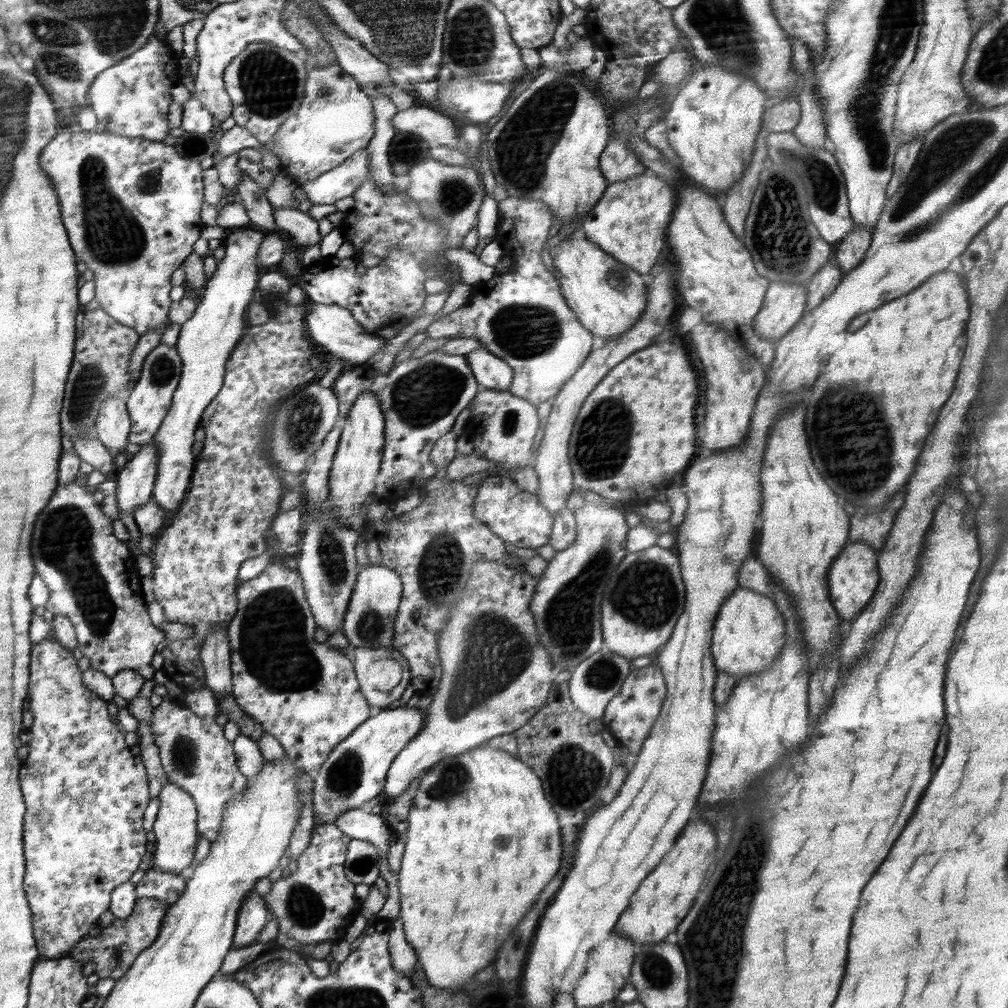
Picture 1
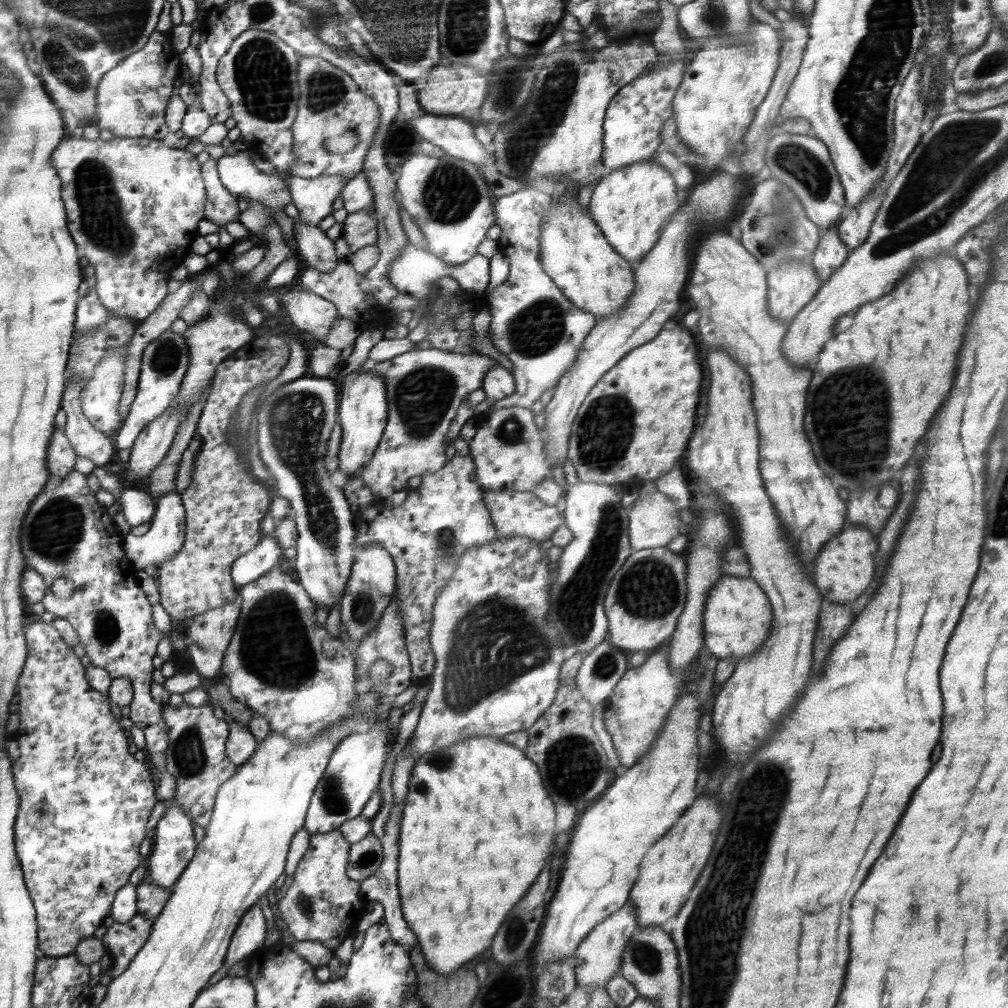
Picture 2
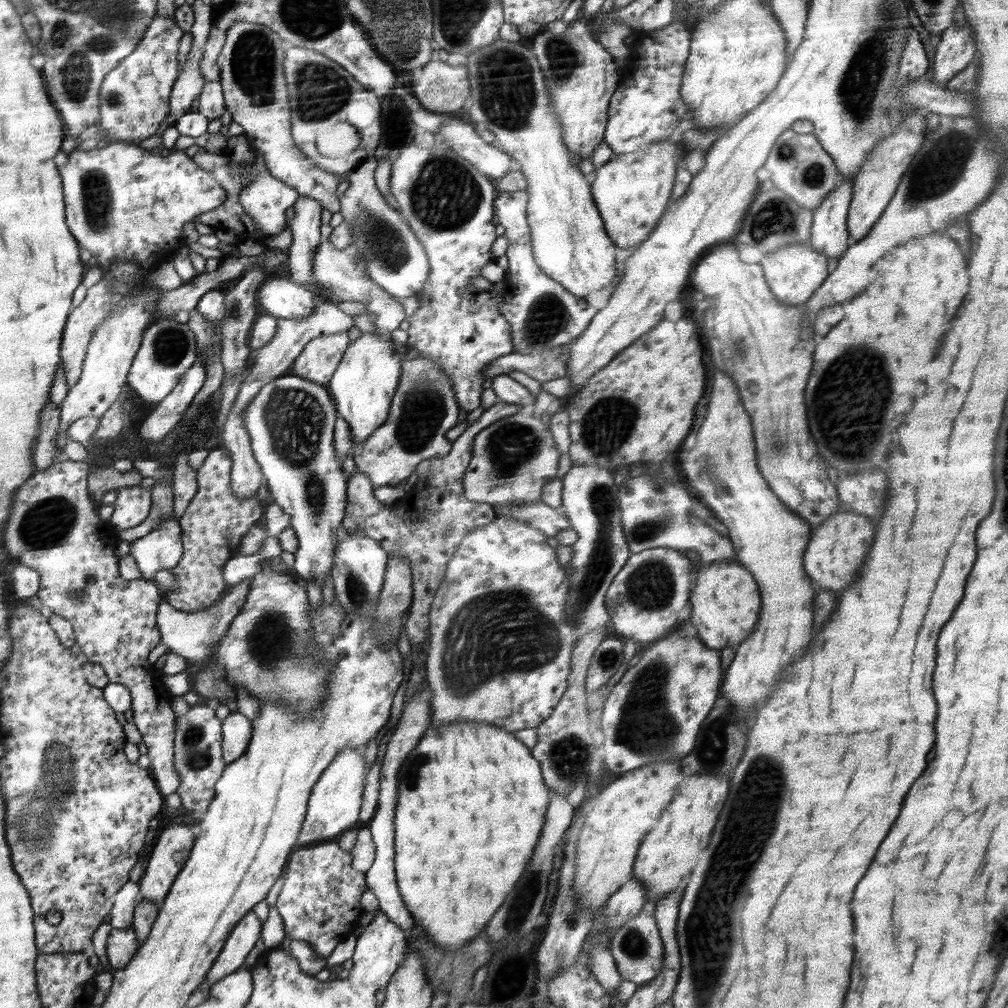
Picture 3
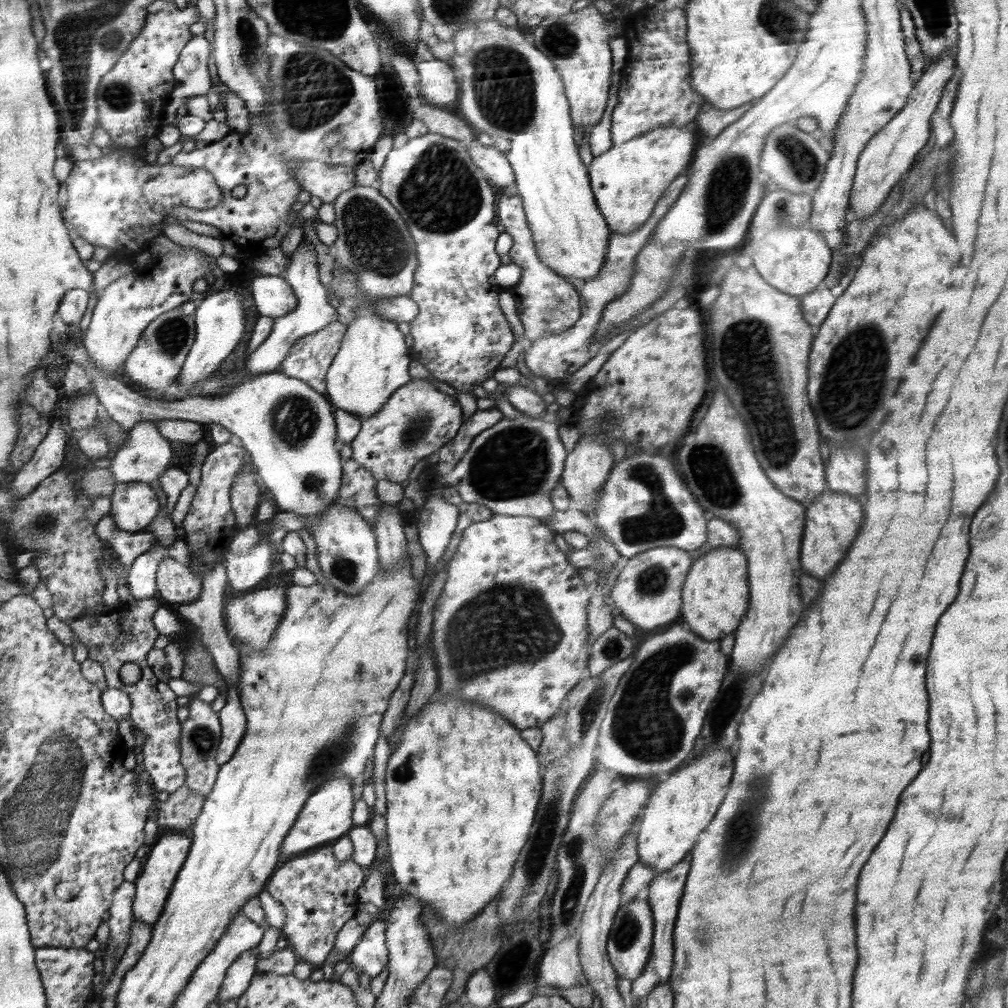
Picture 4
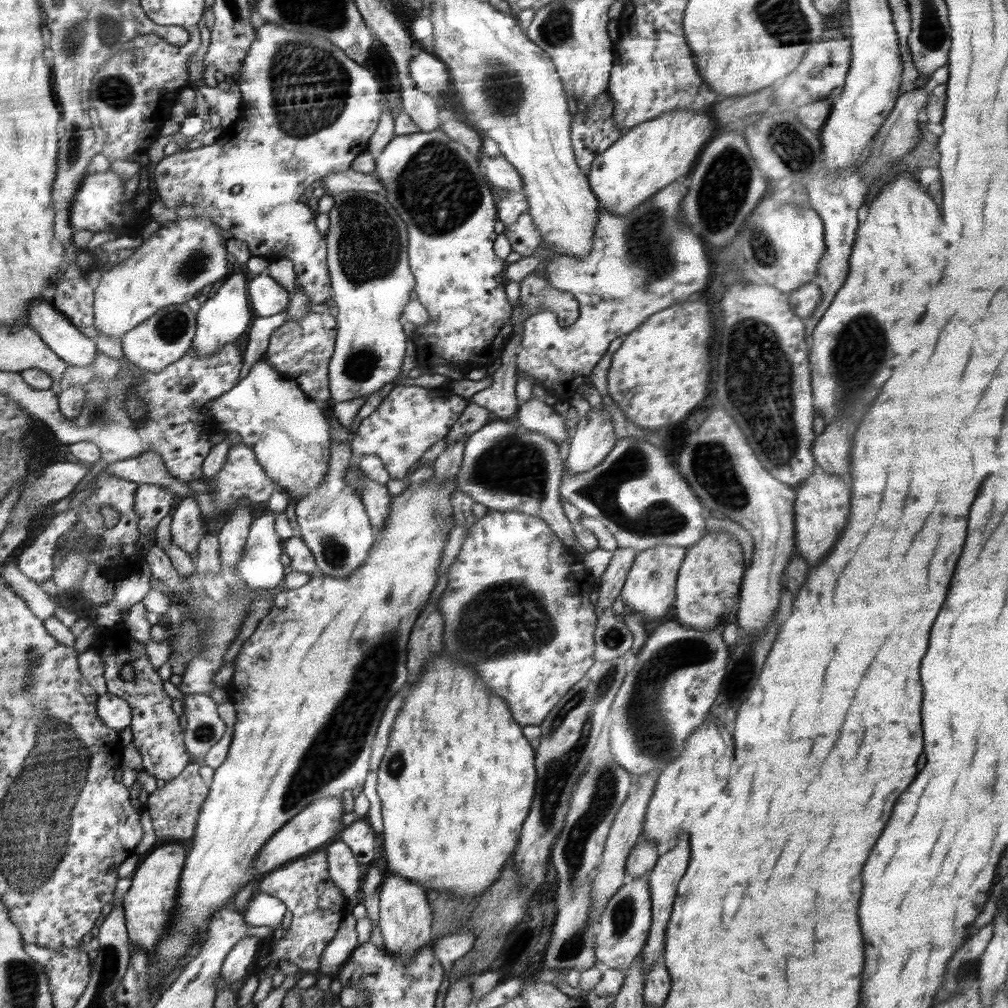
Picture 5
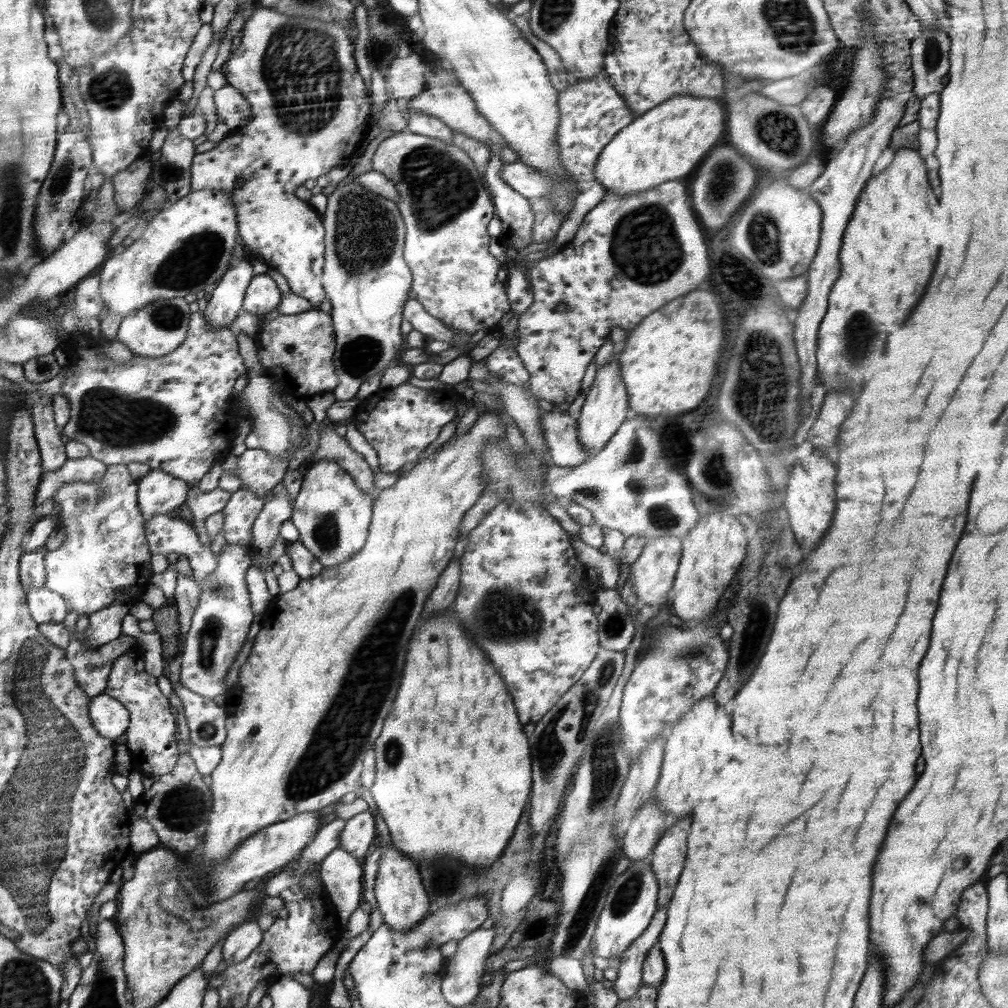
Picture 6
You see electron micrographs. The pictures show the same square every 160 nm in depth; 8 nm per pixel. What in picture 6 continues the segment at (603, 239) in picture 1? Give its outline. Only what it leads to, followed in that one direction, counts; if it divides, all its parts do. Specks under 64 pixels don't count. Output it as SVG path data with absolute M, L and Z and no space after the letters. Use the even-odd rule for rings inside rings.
M677 94L669 100L655 106L648 112L641 113L632 124L626 126L605 146L604 152L596 164L596 180L606 191L614 195L634 195L642 190L649 190L662 185L666 180L680 180L680 176L688 176L688 172L702 160L712 146L719 144L724 132L724 110L716 98L696 98L696 96Z

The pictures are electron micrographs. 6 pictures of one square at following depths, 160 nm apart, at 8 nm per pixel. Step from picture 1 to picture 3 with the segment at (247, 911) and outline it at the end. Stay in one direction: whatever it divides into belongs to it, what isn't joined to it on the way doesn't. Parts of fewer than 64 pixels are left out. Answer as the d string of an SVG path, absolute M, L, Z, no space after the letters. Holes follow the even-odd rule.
M253 911L246 914L246 917L243 917L236 928L233 929L229 936L230 942L225 943L220 956L211 966L206 982L213 985L221 978L228 977L237 969L240 969L244 960L246 960L246 956L248 956L248 952L256 946L256 940L260 938L260 930L262 930L262 924L256 918L256 914Z

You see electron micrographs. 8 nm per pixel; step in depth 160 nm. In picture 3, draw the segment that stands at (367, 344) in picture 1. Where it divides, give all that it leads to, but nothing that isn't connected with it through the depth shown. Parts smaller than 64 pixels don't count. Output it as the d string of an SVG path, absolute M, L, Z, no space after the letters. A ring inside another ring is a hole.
M270 275L259 288L257 295L264 310L278 319L306 318L318 305L310 289L285 275Z

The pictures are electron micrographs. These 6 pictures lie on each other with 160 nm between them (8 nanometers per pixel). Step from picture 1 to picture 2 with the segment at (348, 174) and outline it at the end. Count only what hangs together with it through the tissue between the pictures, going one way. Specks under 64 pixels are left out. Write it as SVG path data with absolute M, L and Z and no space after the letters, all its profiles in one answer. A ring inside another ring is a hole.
M292 174L285 178L290 202L299 210L297 220L312 226L333 214L333 203L340 196L348 180L340 175L300 178Z

